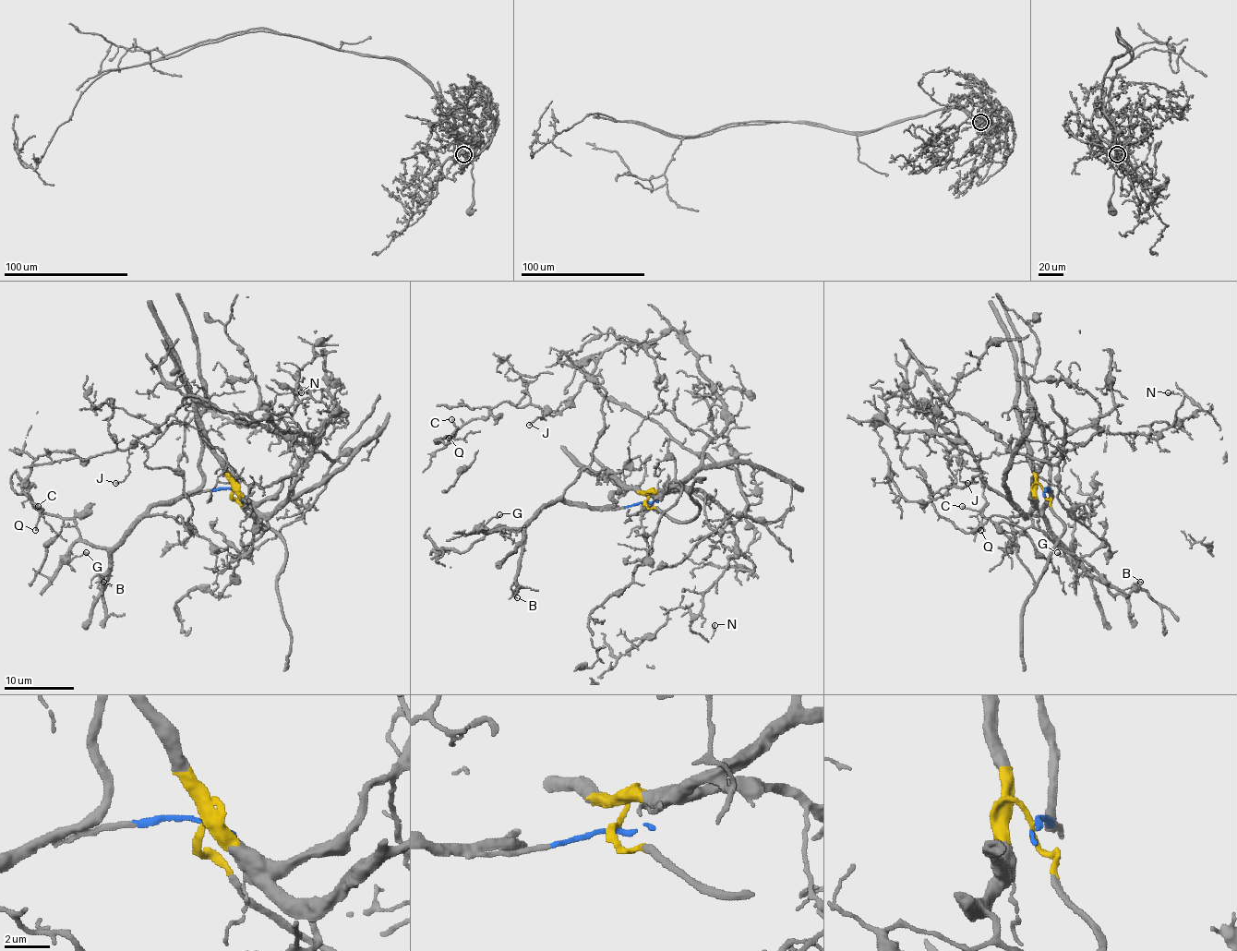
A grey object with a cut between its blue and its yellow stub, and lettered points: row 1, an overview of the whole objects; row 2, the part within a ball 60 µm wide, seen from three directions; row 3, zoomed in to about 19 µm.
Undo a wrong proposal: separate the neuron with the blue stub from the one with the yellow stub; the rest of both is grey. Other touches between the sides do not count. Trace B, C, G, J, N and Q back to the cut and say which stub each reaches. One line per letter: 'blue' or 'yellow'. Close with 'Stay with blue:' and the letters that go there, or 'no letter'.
B: blue
C: yellow
G: blue
J: yellow
N: yellow
Q: yellow
Stay with blue: B, G

